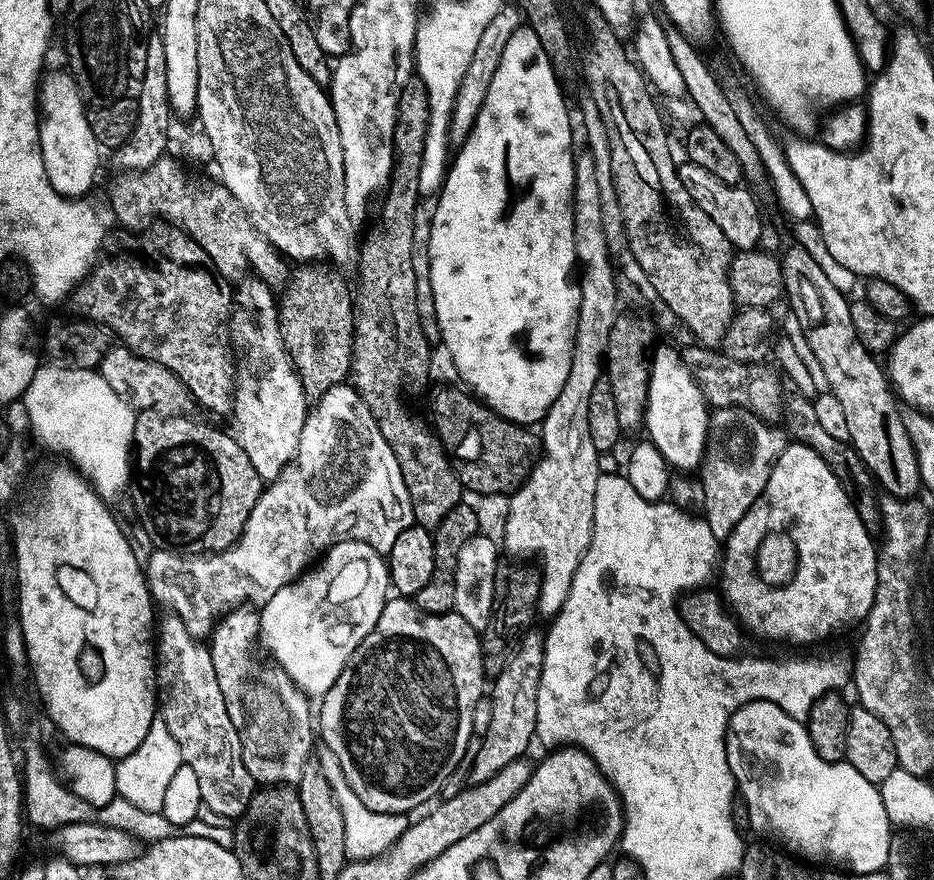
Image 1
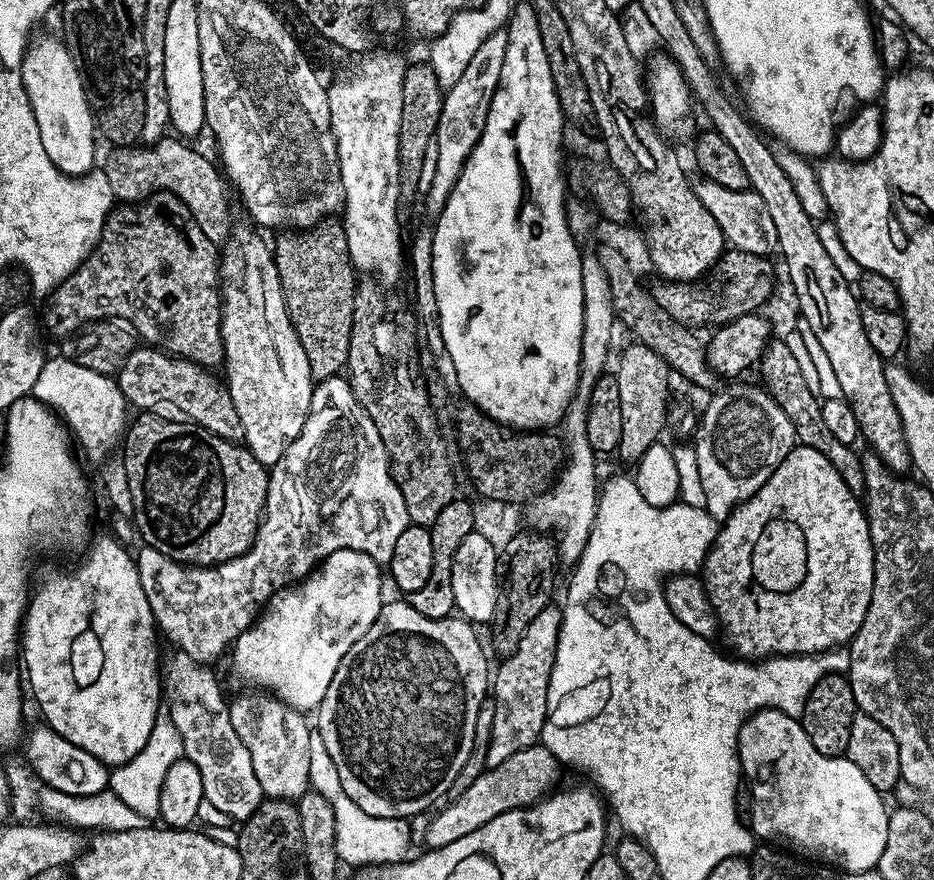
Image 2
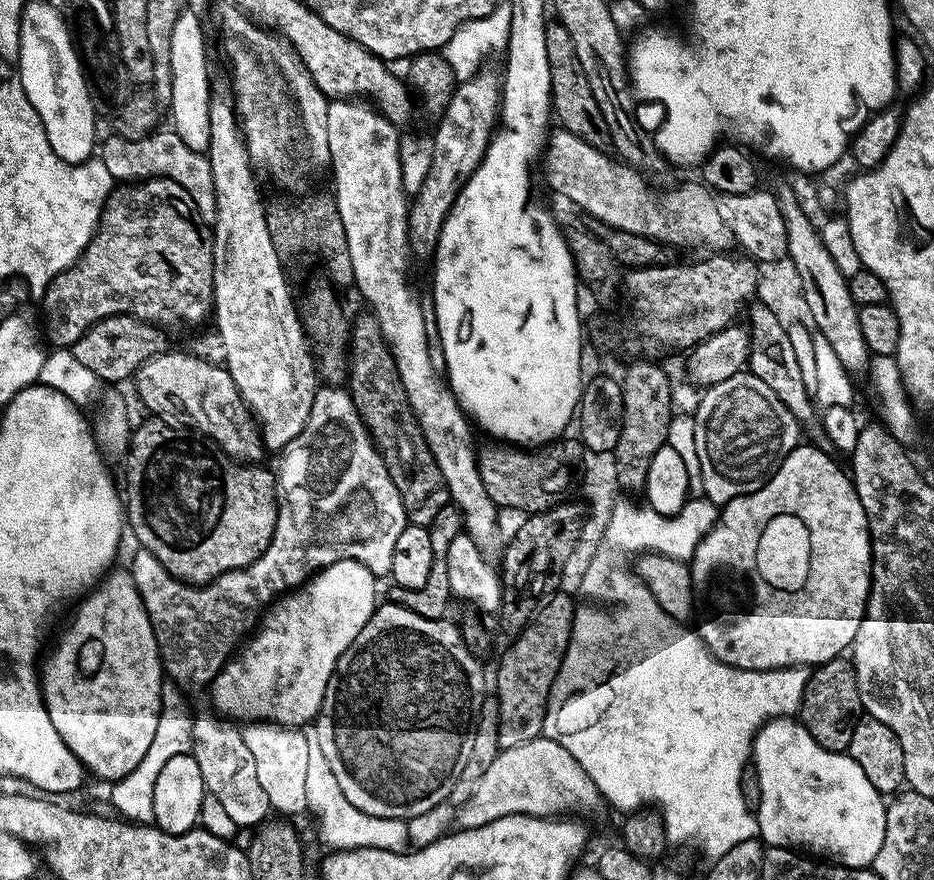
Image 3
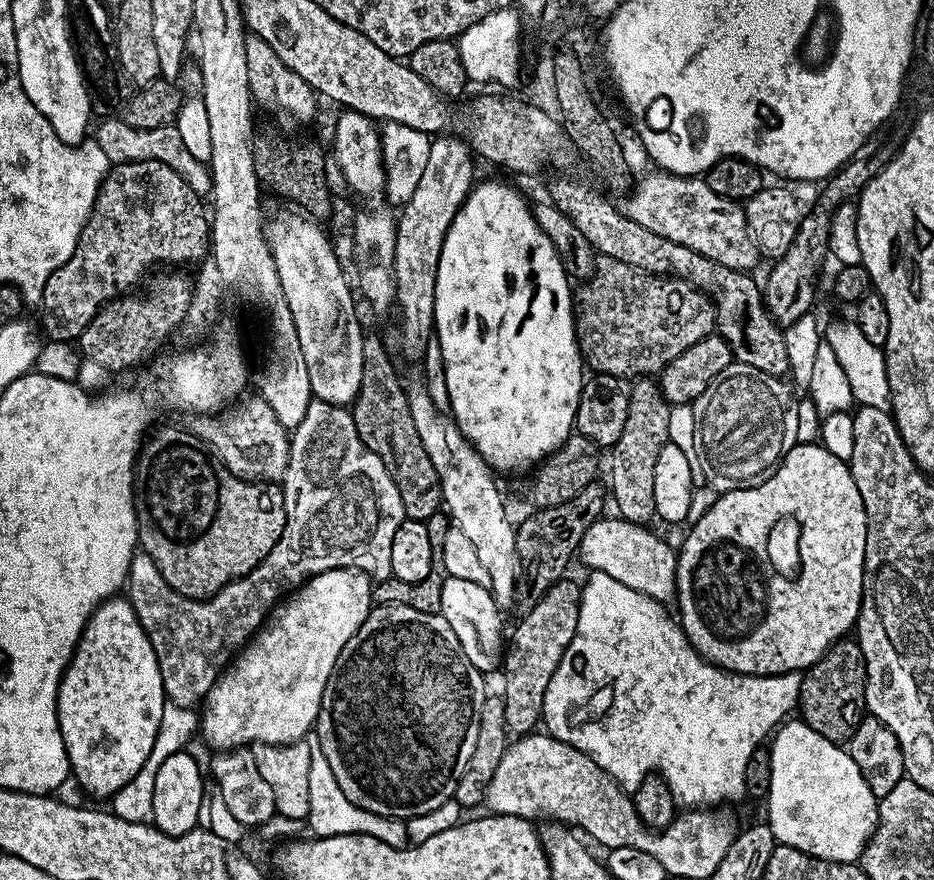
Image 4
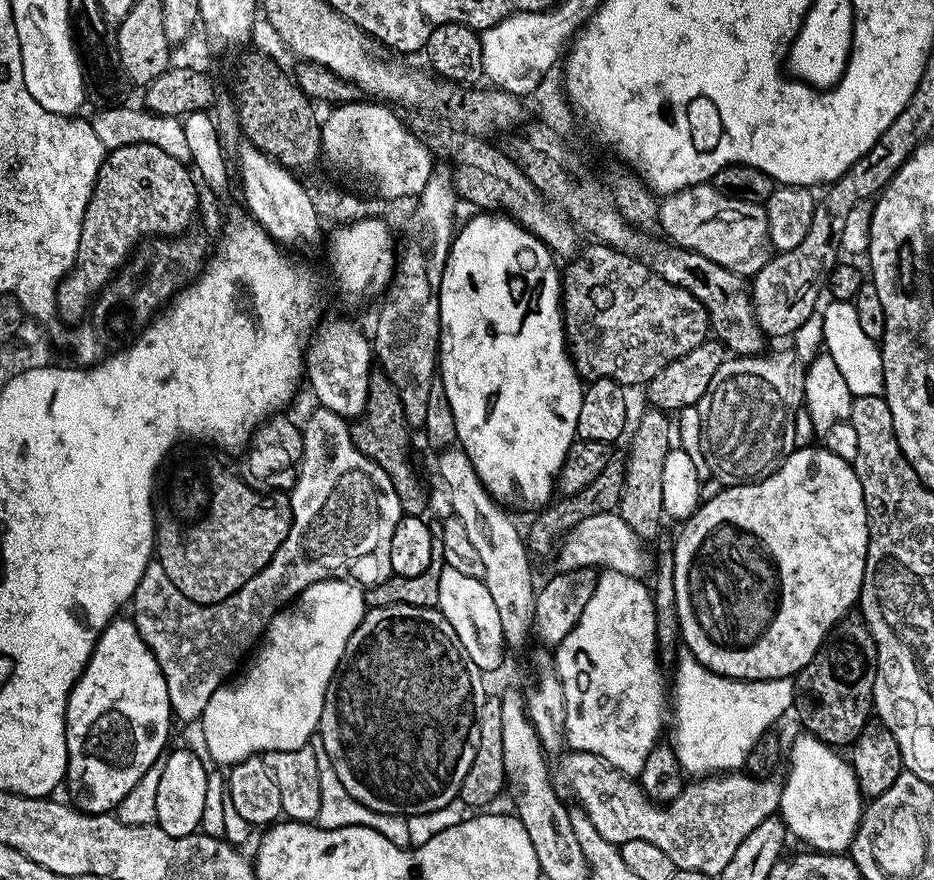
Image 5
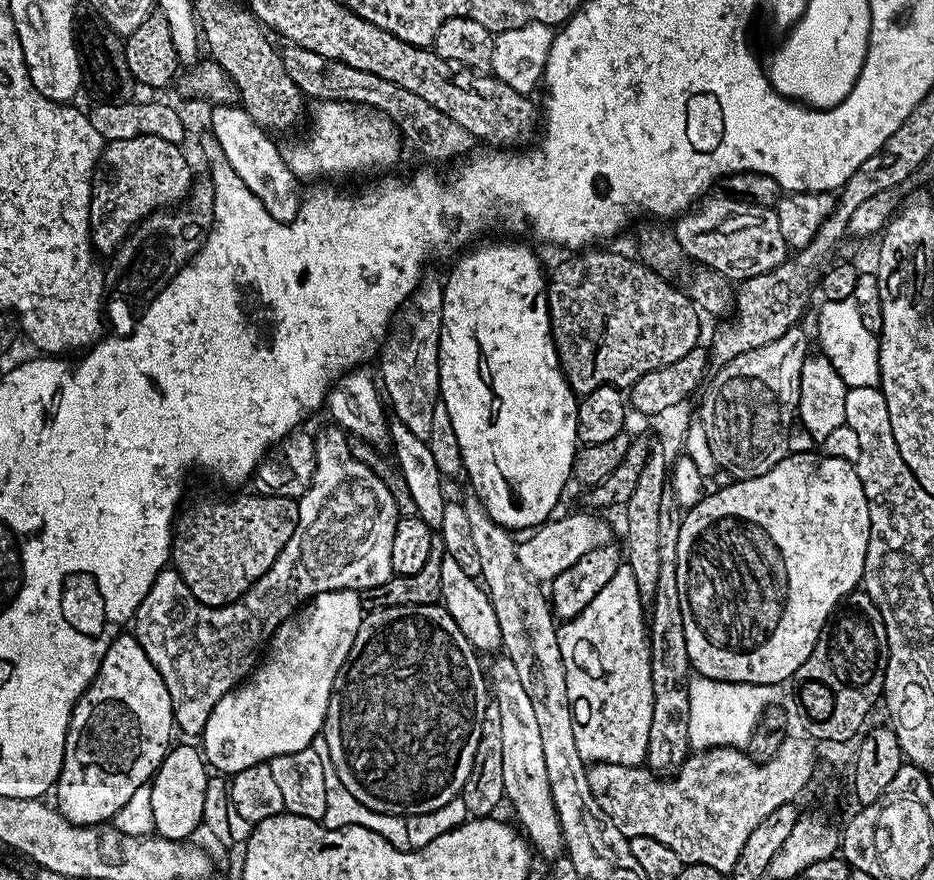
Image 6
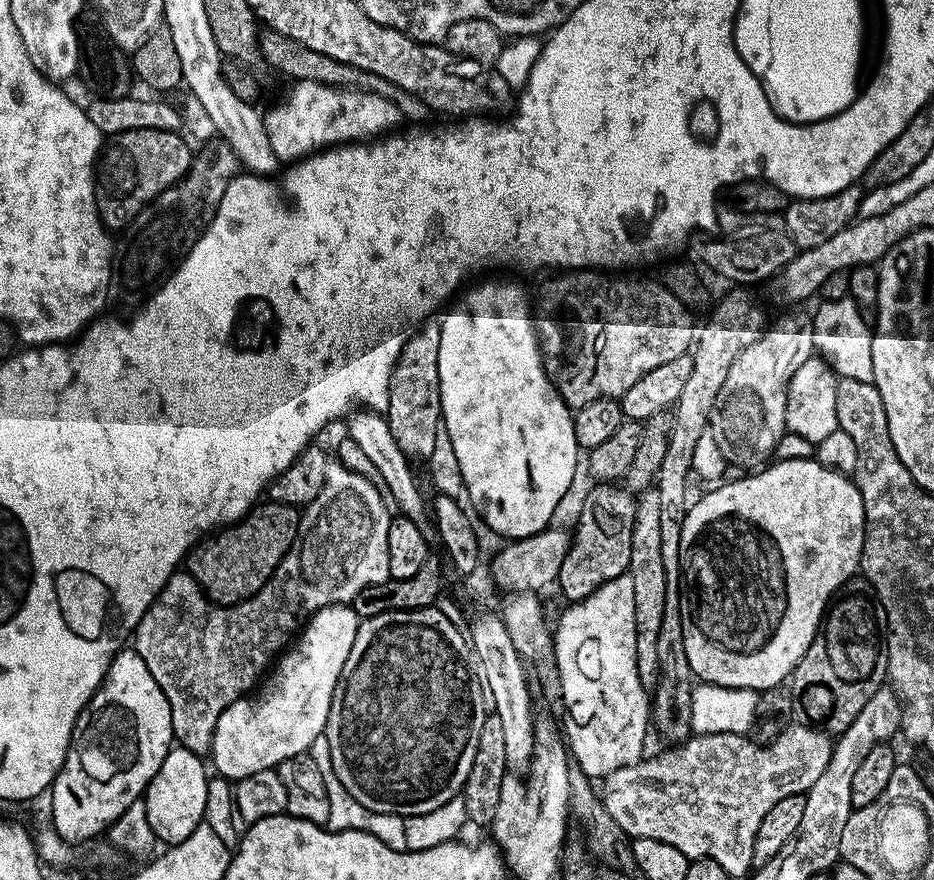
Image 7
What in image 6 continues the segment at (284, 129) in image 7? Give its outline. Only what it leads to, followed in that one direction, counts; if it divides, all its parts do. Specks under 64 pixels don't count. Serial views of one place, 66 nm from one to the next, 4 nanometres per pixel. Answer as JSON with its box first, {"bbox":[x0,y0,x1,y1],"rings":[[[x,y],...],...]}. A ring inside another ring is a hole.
{"bbox":[284,100,402,181],"rings":[[[317,100],[311,105],[310,116],[311,112],[312,121],[308,124],[308,133],[284,152],[286,166],[290,166],[290,170],[301,181],[308,180],[311,176],[340,176],[343,172],[368,172],[371,168],[388,168],[399,158],[402,137],[391,118],[377,112],[375,108],[350,102]]]}

